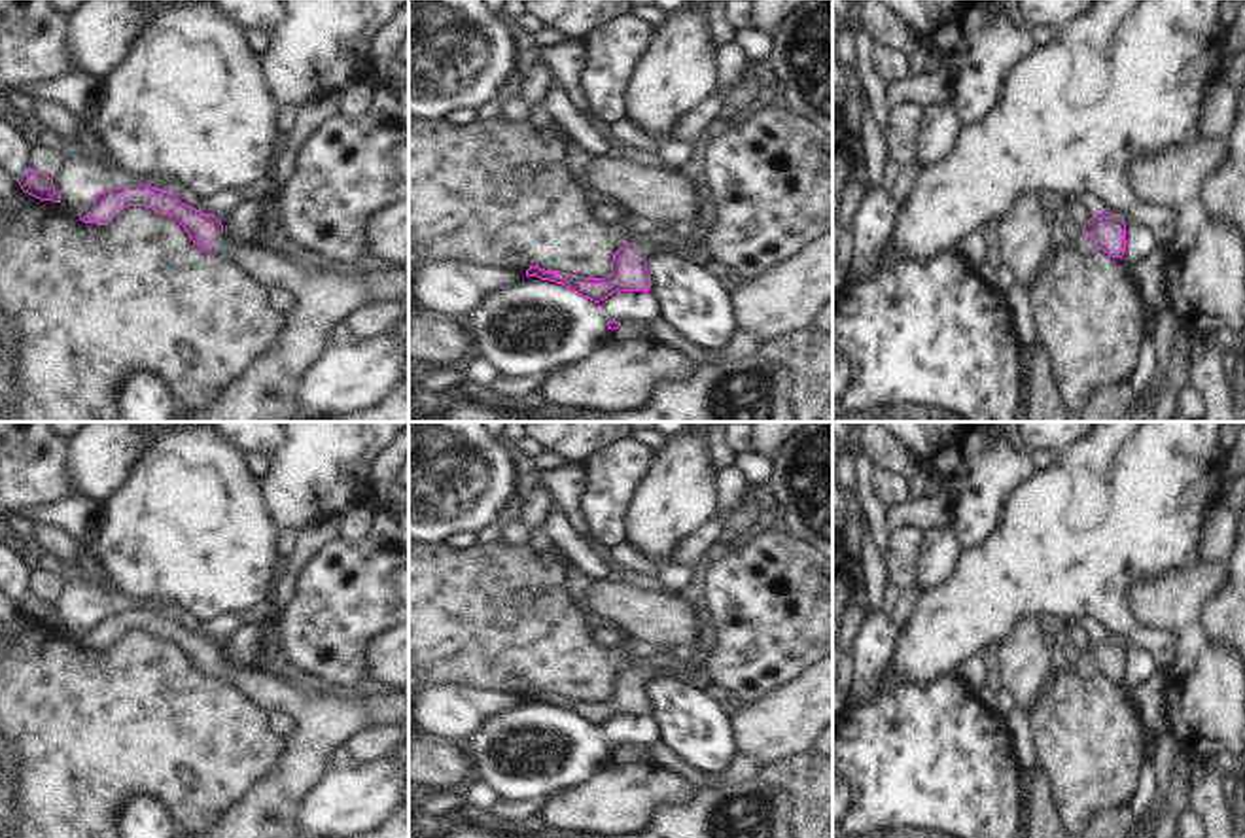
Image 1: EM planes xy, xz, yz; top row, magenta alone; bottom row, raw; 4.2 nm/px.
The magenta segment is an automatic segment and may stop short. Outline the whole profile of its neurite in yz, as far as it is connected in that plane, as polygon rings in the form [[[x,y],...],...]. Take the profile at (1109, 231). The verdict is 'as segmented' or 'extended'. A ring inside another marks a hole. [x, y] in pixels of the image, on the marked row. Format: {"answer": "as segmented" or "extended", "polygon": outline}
{"answer": "extended", "polygon": [[[1096,208],[1092,218],[1073,242],[1075,248],[1084,255],[1088,255],[1094,248],[1099,248],[1113,257],[1122,257],[1126,252],[1124,218]]]}

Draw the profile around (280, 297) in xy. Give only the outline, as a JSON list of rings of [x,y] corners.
[[[272,286],[269,288],[269,301],[278,314],[288,314],[295,306],[297,297],[288,288]]]

